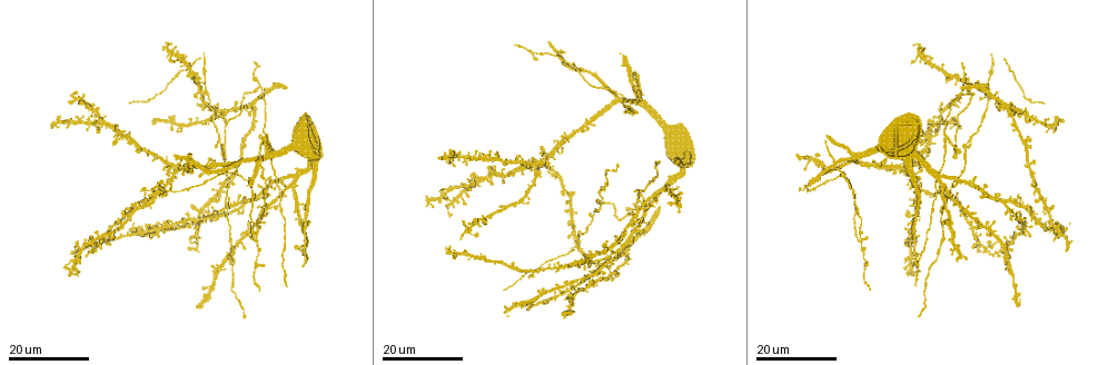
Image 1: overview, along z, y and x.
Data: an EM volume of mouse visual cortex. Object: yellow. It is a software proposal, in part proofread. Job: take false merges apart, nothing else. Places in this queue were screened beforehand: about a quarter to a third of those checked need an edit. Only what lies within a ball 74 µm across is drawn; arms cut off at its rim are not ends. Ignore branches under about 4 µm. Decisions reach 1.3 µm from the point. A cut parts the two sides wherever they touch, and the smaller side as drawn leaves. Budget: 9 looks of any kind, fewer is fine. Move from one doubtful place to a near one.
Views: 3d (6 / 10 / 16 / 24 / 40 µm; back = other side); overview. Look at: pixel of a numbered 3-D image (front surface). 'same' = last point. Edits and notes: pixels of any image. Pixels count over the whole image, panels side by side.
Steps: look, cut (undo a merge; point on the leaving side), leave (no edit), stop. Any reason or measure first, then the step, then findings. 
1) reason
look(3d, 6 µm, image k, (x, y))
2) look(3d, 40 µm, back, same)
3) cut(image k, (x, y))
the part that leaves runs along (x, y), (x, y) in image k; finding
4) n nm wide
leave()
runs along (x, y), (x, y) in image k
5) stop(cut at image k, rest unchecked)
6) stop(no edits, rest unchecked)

four arms meet
look(3d, 16 µm, image 1, (945, 138))

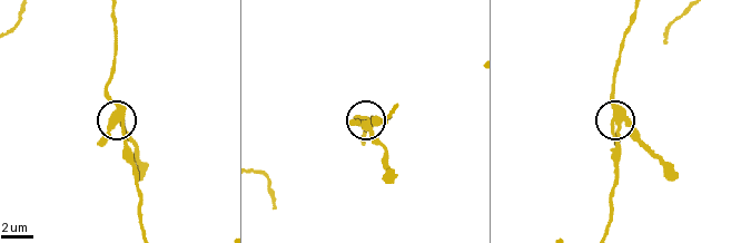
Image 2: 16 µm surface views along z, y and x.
look(3d, 6 µm, image 2, (623, 116))

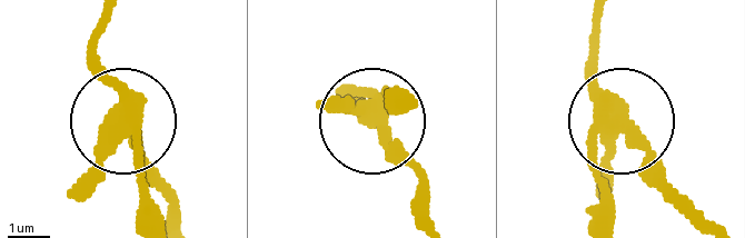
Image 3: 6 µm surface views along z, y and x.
other side
look(3d, 6 µm, back, image 3, (624, 118))

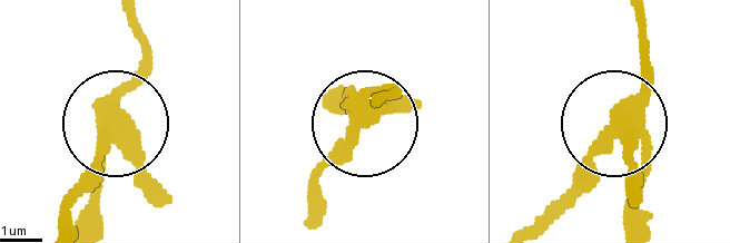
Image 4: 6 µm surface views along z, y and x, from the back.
cut(image 4, (102, 158))
the part that leaves runs along (105, 116), (98, 166), (62, 230) in image 4; two cells meet here

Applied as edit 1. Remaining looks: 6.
arms part here
look(3d, 16 µm, image 1, (258, 87))

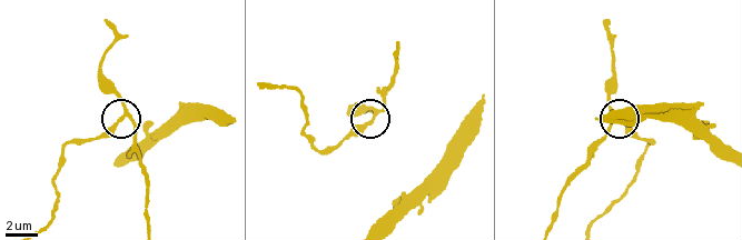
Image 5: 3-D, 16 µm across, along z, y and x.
look(3d, 10 µm, image 5, (124, 114))

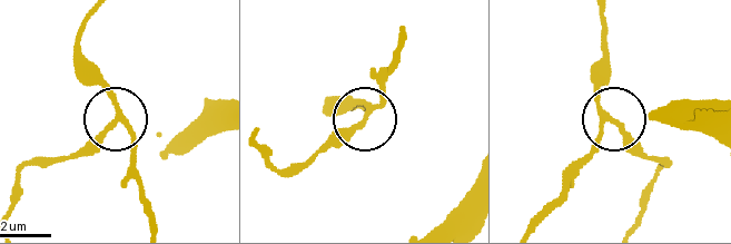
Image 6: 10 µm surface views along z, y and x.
170 nm wide
cut(image 6, (92, 142))
the part that leaves runs along (118, 118), (76, 152), (30, 163), (9, 207) in image 6; a second cell is stuck on

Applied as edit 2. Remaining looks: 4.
three-way junction
look(3d, 16 µm, image 1, (207, 213))

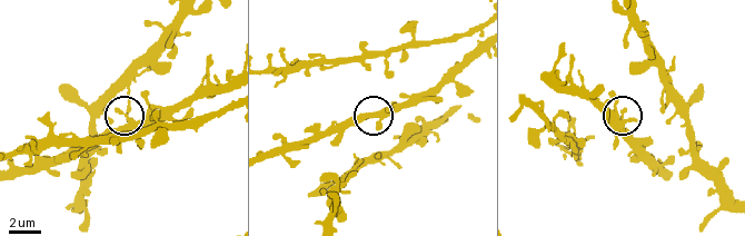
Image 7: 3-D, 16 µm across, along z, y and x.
closer look
look(3d, 10 µm, image 7, (628, 118))

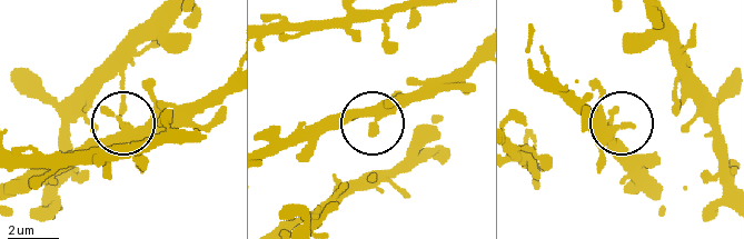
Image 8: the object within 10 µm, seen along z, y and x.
side arm 27 µm
leave()
runs along (473, 60), (434, 78), (375, 122), (328, 118) in image 8; one cell here

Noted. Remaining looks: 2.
calibre changes
look(3d, 24 µm, image 1, (231, 291))

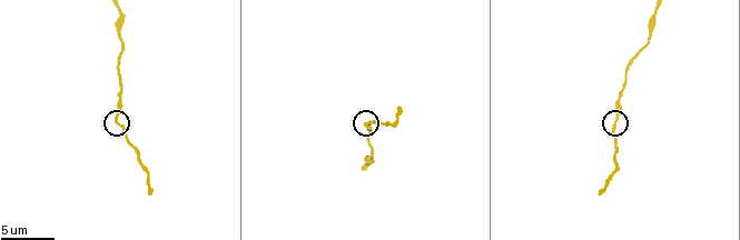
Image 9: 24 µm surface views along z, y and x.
look(3d, 6 µm, image 9, (618, 118))

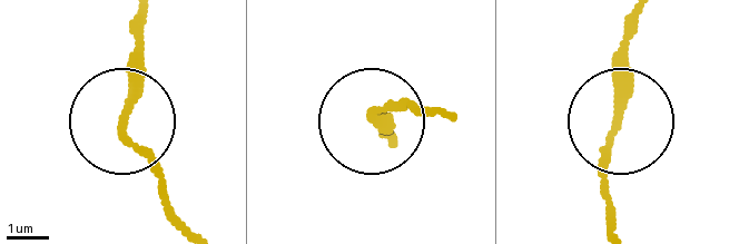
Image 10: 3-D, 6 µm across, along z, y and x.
leave()
runs along (393, 140), (375, 123), (393, 109), (411, 101), (442, 113) in image 10; continuous, no second cell

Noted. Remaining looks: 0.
stop(cut at image 4, cut at image 6, rest unchecked)

